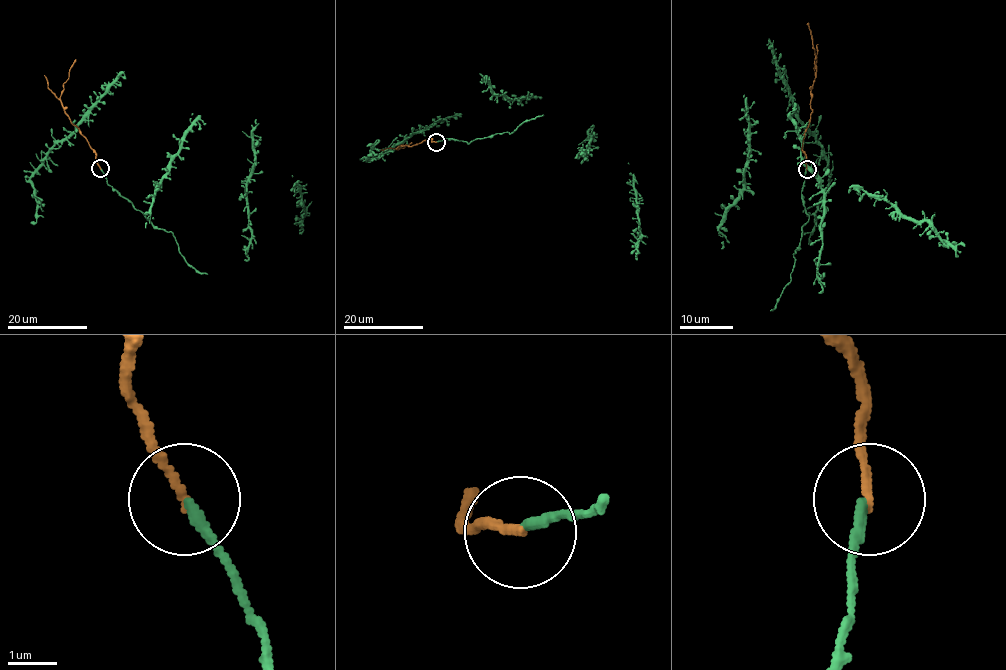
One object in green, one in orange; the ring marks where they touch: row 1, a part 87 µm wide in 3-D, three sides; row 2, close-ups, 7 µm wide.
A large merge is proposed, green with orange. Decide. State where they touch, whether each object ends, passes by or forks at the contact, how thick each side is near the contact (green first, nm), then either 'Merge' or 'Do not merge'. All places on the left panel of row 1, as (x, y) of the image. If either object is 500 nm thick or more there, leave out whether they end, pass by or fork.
Place: (100, 168). At the ring green ends. At the ring orange ends. Thickness 220 nm (green) against 160 nm. Merge

